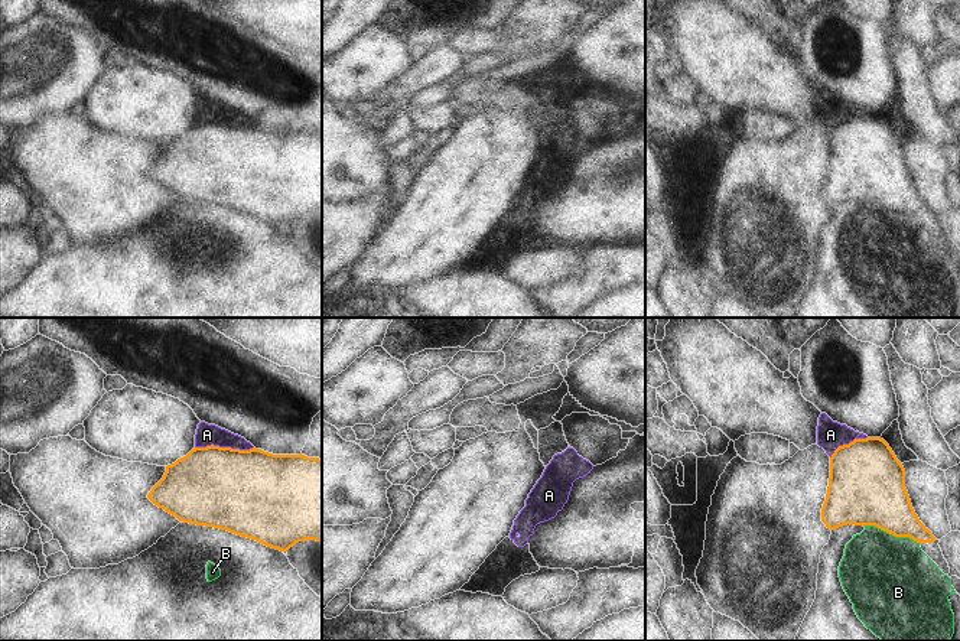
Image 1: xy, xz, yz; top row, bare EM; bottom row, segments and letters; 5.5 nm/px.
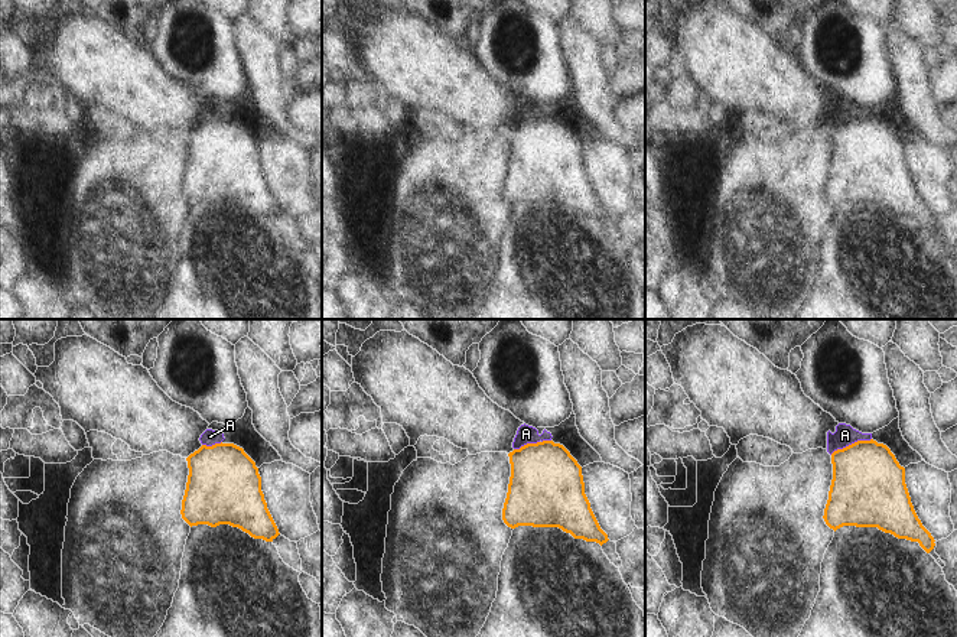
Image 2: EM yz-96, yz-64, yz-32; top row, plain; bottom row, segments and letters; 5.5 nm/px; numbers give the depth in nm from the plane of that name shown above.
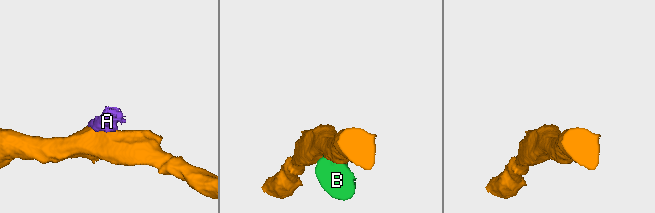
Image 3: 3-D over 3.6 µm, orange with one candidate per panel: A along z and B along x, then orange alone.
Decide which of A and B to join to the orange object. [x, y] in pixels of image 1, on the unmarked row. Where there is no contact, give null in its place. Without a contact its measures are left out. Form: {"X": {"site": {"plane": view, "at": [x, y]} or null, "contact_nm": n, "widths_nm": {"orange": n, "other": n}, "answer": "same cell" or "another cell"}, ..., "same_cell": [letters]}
{"A": {"site": {"plane": "xy", "at": [224, 124]}, "contact_nm": 320, "widths_nm": {"orange": 460, "other": 120}, "answer": "another cell"}, "B": {"site": {"plane": "yz", "at": [892, 211]}, "contact_nm": 340, "widths_nm": {"orange": 360, "other": 480}, "answer": "another cell"}, "same_cell": []}

